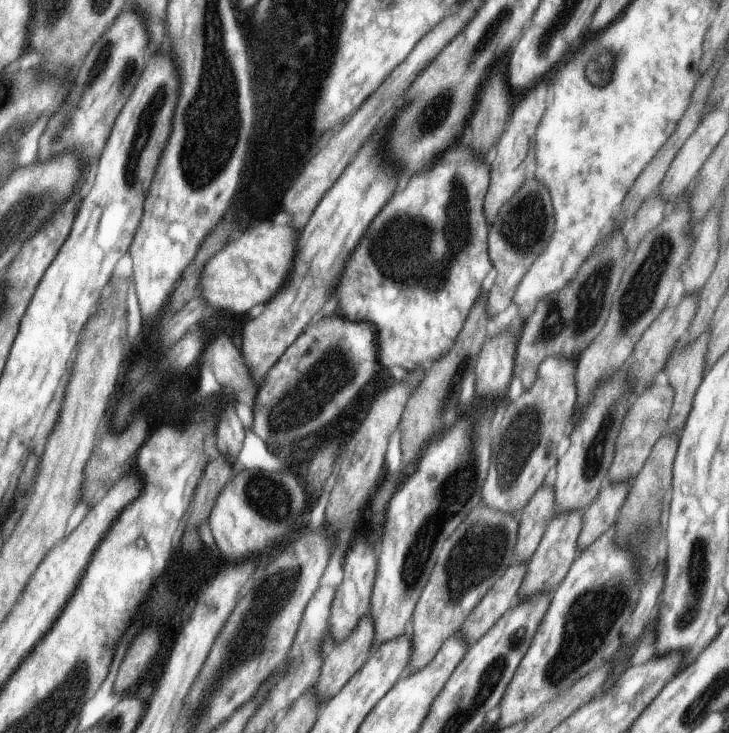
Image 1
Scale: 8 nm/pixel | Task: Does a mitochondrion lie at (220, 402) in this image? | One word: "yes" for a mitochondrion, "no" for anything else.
no

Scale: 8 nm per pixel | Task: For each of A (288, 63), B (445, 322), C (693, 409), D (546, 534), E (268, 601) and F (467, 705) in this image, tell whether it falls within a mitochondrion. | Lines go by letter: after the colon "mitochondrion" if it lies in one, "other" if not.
A: other
B: other
C: other
D: other
E: mitochondrion
F: mitochondrion

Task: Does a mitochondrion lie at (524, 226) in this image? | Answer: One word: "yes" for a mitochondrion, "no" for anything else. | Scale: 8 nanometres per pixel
yes

